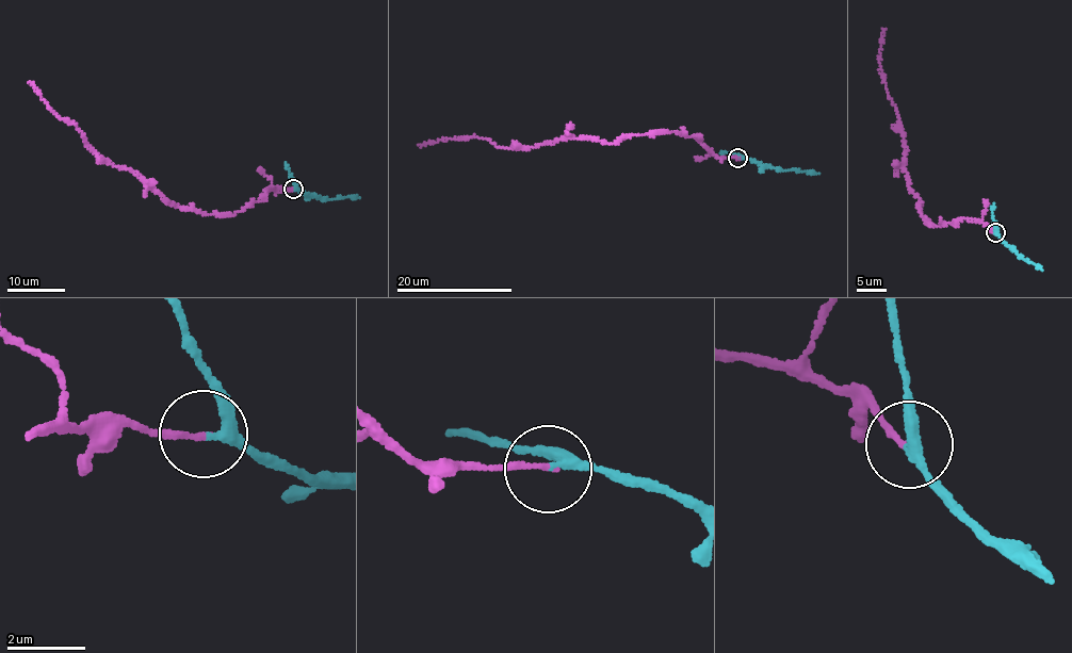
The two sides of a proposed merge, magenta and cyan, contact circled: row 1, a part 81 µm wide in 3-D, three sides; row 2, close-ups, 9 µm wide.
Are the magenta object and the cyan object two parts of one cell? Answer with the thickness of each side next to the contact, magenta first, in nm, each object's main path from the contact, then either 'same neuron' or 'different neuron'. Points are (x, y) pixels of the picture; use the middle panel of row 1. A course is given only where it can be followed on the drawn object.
150/220 nm | magenta via (738, 159), (719, 158), (676, 131), (607, 144), (565, 136), (499, 147), (471, 135), (418, 145) | cyan via (738, 159), (753, 160), (779, 169), (818, 174) | same neuron

